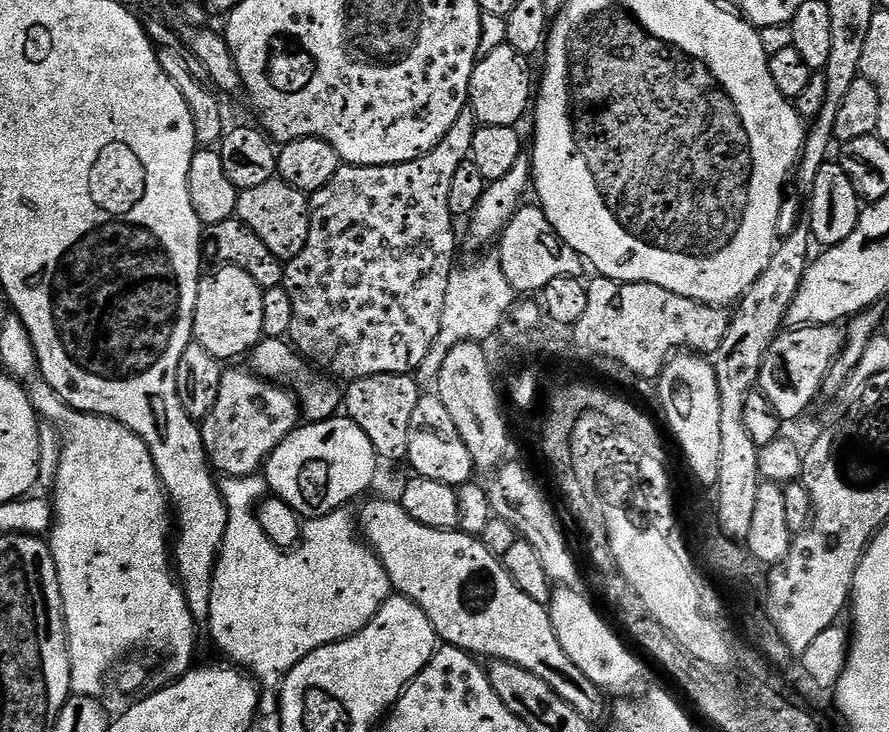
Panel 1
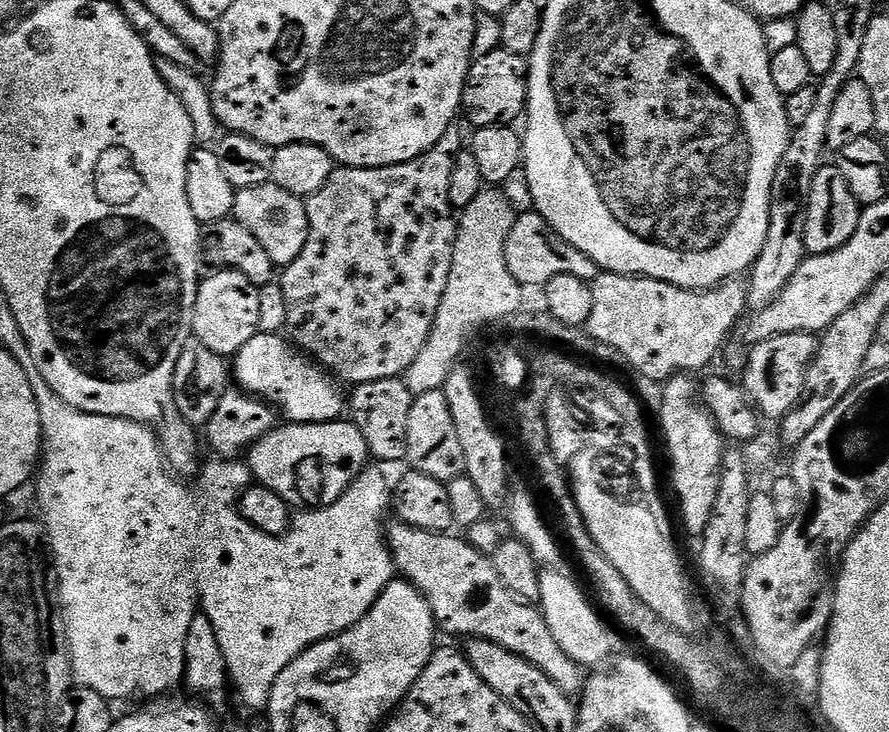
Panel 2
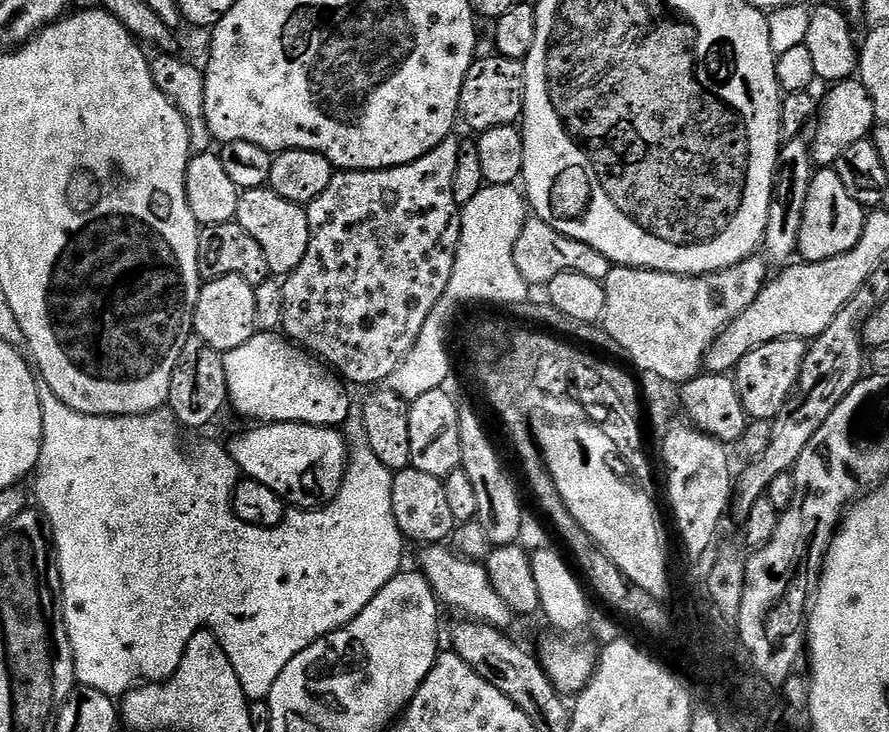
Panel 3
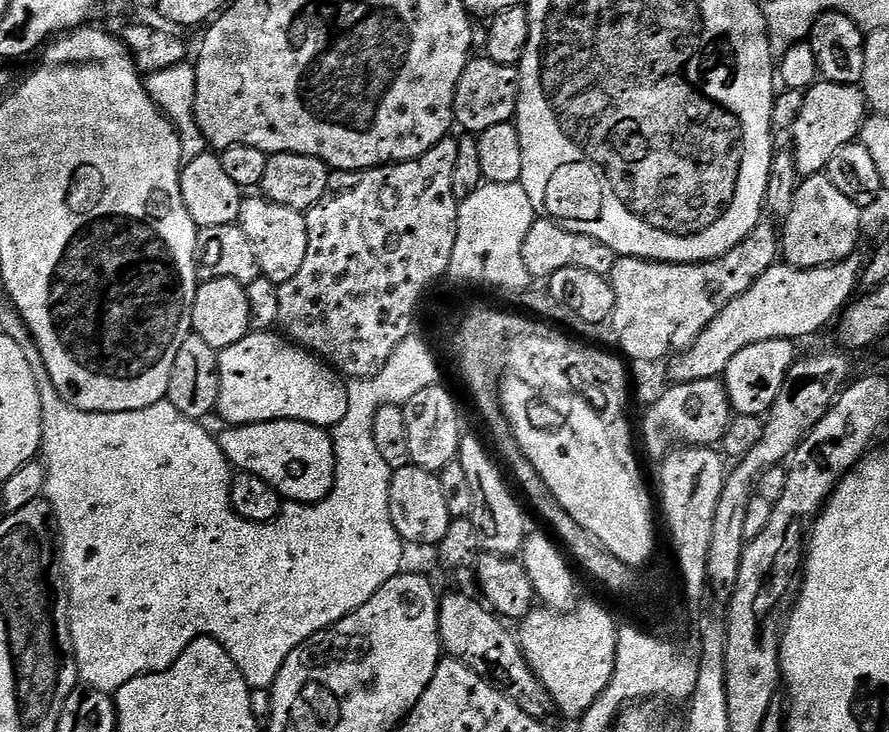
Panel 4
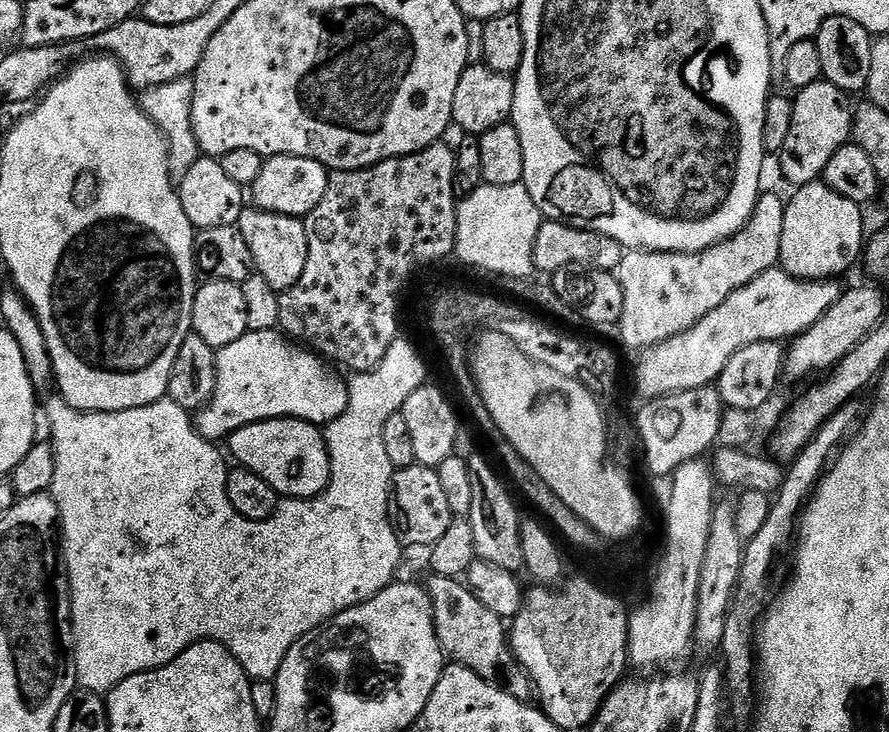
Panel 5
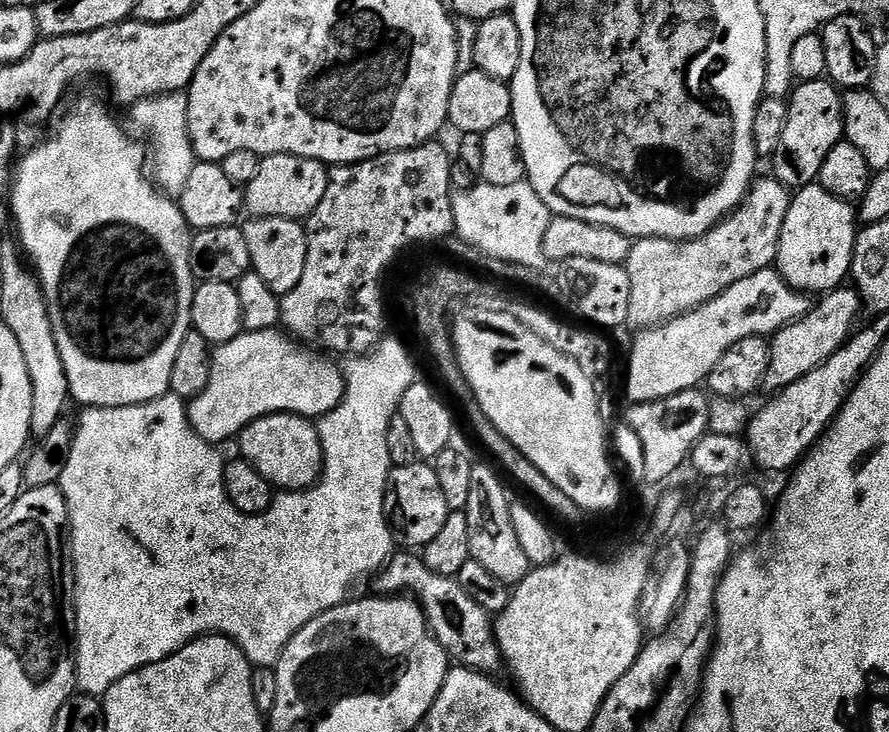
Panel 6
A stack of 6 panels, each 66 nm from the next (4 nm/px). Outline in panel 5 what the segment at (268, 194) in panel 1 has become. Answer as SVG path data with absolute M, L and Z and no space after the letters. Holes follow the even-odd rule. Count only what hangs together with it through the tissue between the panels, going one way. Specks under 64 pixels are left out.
M248 206L240 215L238 227L242 238L246 238L246 246L250 246L255 275L266 278L267 284L274 286L276 292L290 290L290 286L302 278L302 270L306 270L308 243L301 217L263 212L258 207Z

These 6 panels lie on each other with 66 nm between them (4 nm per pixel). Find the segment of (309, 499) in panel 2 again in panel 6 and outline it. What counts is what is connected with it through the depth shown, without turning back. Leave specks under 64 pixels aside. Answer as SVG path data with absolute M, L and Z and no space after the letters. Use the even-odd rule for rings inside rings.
M275 412L273 416L258 418L244 427L238 443L239 455L276 490L302 492L312 487L324 470L324 451L317 425L311 419L293 416L290 412Z

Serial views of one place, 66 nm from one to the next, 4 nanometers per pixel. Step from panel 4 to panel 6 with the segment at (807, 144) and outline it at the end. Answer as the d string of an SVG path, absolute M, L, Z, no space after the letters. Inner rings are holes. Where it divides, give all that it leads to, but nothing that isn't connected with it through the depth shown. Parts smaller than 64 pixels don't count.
M827 78L797 83L787 101L788 113L786 126L782 129L782 142L778 142L778 150L770 157L771 175L789 190L799 190L819 181L826 154L830 154L830 150L844 140L844 101L841 89Z

